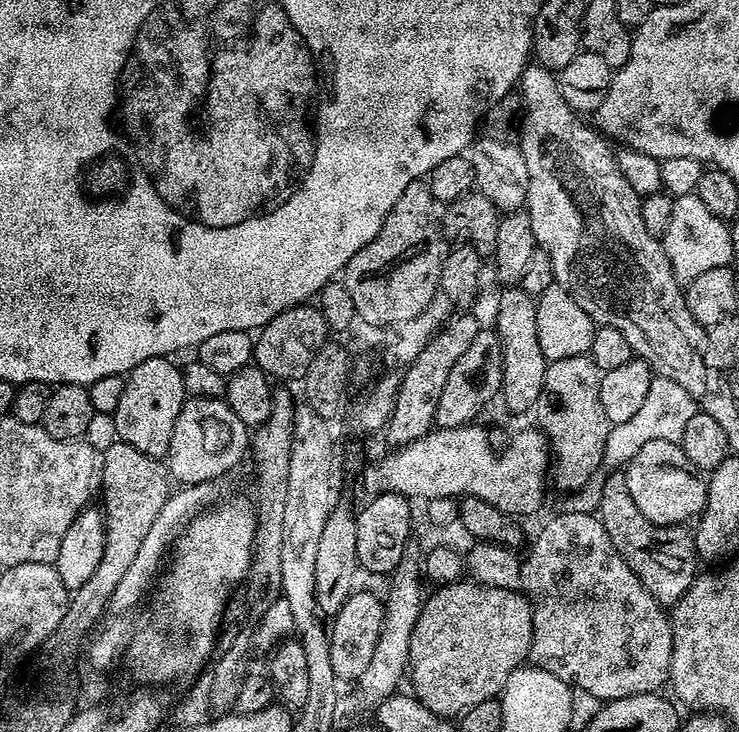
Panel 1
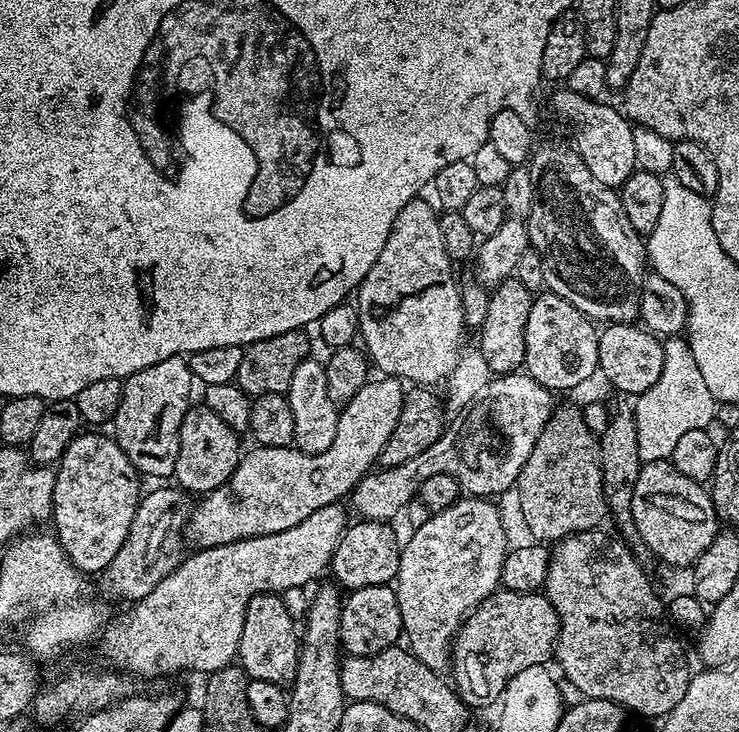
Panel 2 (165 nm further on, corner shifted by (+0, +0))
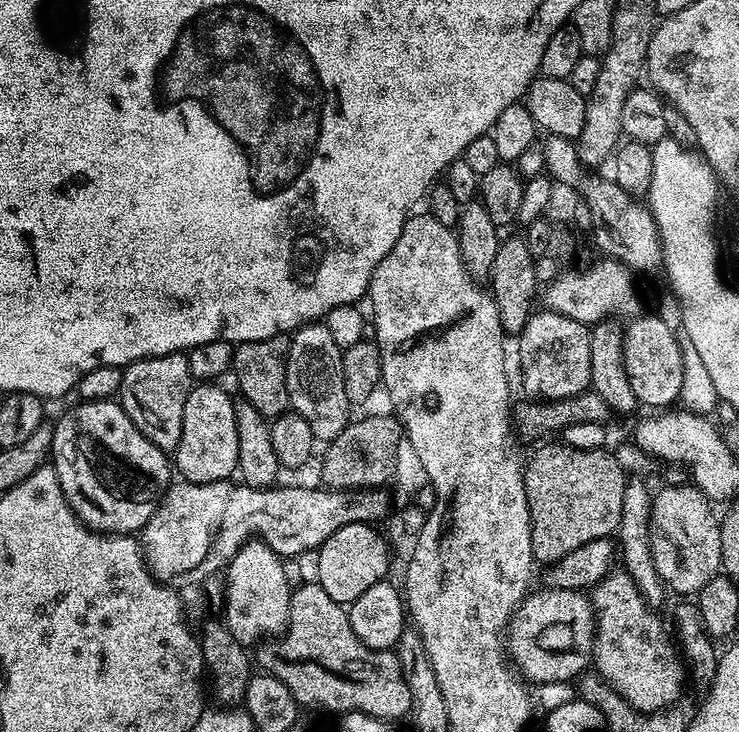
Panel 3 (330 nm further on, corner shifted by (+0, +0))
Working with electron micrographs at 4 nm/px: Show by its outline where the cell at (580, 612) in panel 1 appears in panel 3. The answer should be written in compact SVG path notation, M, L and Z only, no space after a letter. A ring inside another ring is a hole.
M624 570L610 572L601 584L591 589L590 599L596 613L595 671L639 712L659 712L671 709L675 705L672 703L680 696L680 687L684 682L686 684L686 672L669 633L668 636L664 633L663 626L656 618L657 613L645 603L628 573Z

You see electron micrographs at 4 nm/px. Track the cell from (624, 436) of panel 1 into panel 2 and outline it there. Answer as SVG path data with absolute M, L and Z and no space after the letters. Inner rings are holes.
M669 335L663 341L664 365L662 374L650 390L640 393L634 400L634 415L638 426L638 436L648 436L648 456L657 456L659 460L669 459L672 451L680 441L682 434L699 428L707 429L716 419L717 400L711 396L702 373L698 371L698 362L694 362L694 354L690 350L687 339L683 335Z

